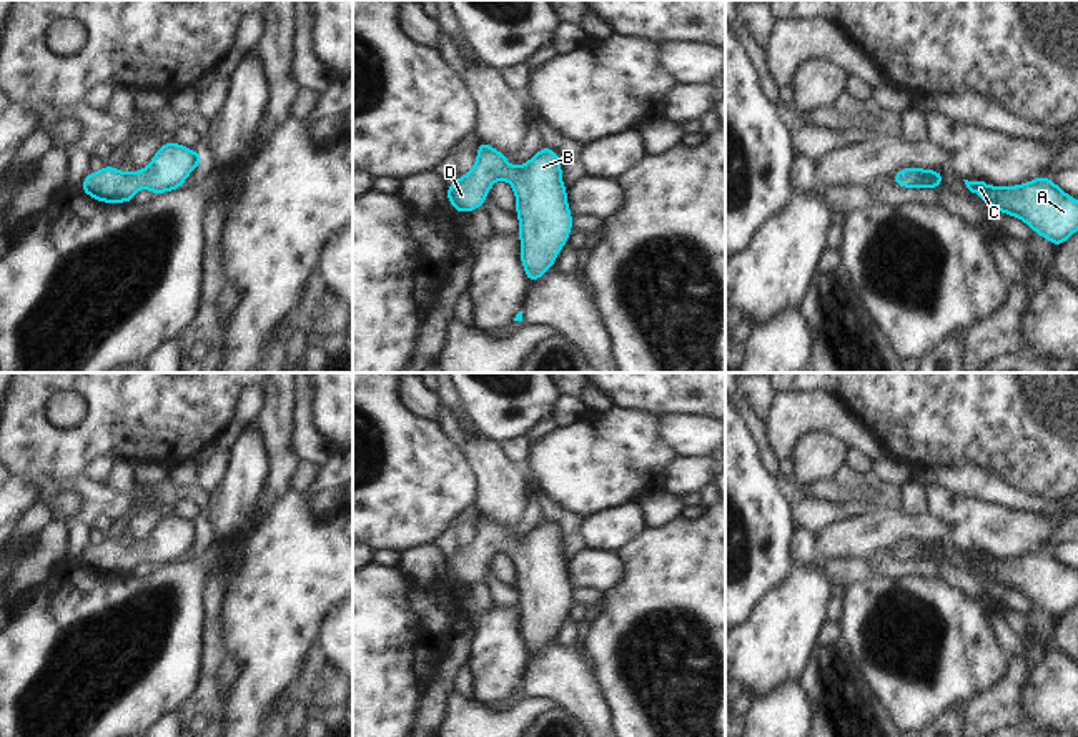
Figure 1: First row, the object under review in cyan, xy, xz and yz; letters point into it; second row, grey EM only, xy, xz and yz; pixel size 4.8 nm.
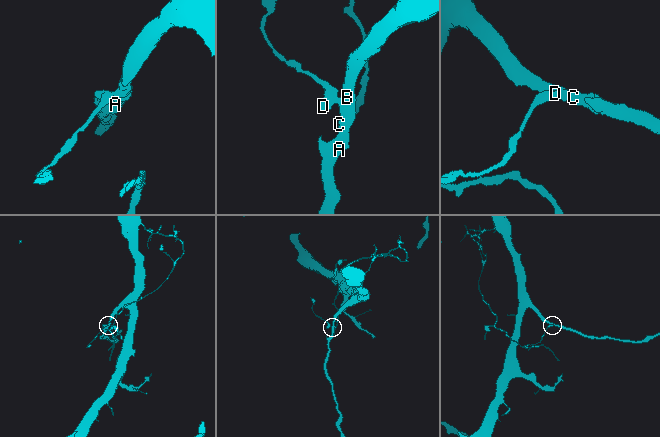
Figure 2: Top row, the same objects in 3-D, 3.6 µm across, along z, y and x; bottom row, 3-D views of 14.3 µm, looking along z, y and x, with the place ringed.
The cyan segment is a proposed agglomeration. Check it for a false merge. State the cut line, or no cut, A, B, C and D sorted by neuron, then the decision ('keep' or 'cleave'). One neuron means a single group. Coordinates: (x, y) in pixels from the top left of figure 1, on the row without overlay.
no cut; A B C D; keep

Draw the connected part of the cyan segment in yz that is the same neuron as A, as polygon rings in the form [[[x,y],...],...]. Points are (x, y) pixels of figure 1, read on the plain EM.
[[[1046,547],[1013,559],[963,552],[967,561],[993,582],[1026,596],[1035,607],[1061,619],[1078,604],[1078,572]]]

